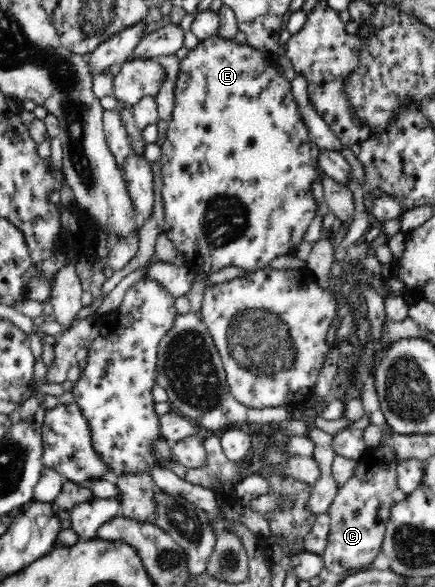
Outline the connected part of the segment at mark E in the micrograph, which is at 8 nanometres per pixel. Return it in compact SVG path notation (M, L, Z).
M219 35L199 41L199 44L189 51L184 59L180 60L180 73L175 85L173 118L168 124L165 141L161 145L161 156L157 156L161 161L161 194L164 209L162 230L167 234L175 250L177 249L180 254L186 256L188 262L197 264L197 268L201 268L207 274L219 272L227 266L253 272L269 266L270 262L278 256L293 254L317 212L317 203L311 191L311 184L313 180L321 176L322 170L317 164L320 148L309 137L309 131L291 95L291 83L279 75L277 66L271 66L271 64L265 66L267 61L259 51L247 43L237 44L234 39L225 40Z

